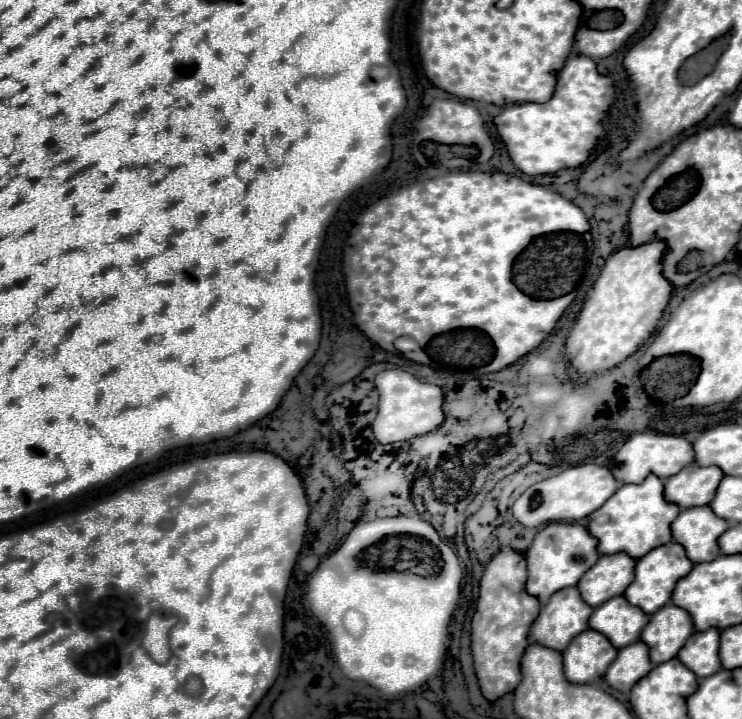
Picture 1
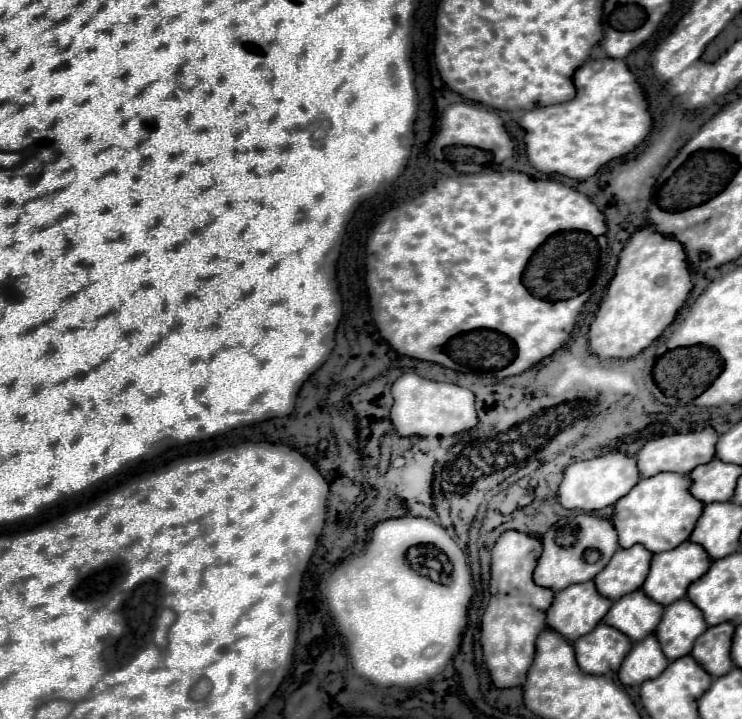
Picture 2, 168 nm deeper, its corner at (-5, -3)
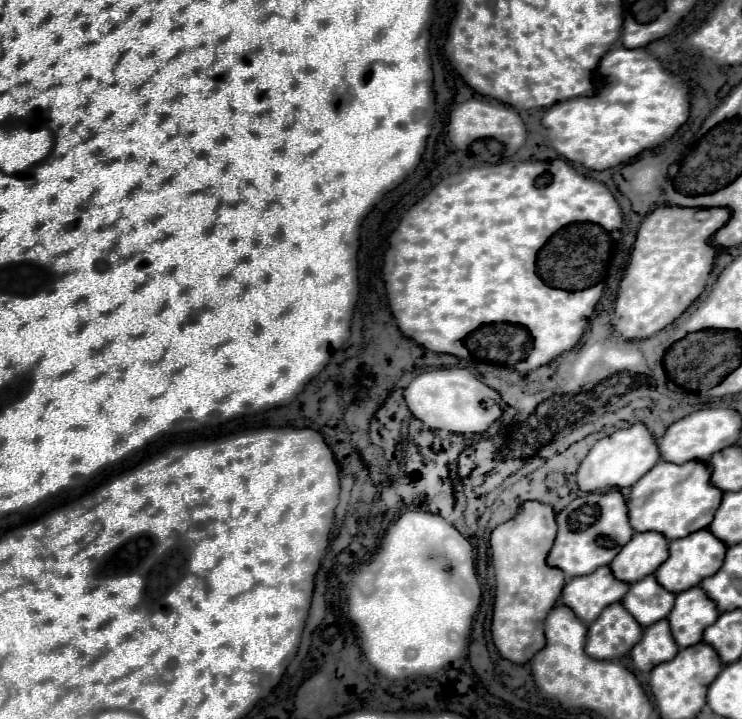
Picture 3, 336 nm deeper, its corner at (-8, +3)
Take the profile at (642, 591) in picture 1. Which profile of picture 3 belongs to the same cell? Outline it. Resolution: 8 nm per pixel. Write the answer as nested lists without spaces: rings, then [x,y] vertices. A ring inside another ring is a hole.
[[[698,530],[698,532],[692,532],[690,536],[682,538],[682,540],[672,540],[670,542],[670,556],[668,560],[656,570],[656,578],[658,582],[678,594],[678,592],[684,592],[686,588],[692,588],[696,584],[700,584],[704,578],[712,576],[714,572],[720,570],[722,562],[724,562],[724,556],[726,556],[726,544],[722,540],[718,540],[710,530]]]

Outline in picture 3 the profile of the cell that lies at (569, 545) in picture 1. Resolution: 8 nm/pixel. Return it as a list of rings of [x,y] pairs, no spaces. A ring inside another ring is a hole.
[[[618,488],[578,496],[562,512],[558,512],[556,520],[558,534],[548,554],[548,564],[562,568],[568,578],[584,576],[600,566],[610,564],[614,556],[624,548],[624,544],[634,536],[634,528],[630,526],[628,518],[628,506]]]

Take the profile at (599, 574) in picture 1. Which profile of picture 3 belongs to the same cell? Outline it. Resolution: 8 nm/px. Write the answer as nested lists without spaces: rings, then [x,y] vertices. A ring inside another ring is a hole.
[[[636,532],[616,554],[610,568],[618,580],[632,584],[648,574],[654,574],[668,556],[666,536],[660,532]]]

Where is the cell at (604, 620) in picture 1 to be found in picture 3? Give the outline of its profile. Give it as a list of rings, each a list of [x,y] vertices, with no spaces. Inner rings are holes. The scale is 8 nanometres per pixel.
[[[654,574],[630,584],[630,590],[622,598],[624,608],[638,620],[640,626],[650,626],[670,614],[676,594],[658,584]]]

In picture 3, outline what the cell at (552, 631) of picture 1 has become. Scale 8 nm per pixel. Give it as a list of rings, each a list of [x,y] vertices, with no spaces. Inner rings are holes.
[[[602,566],[588,576],[578,576],[566,582],[560,602],[570,606],[580,620],[590,624],[606,606],[622,600],[628,588],[628,582],[614,578],[610,566]]]

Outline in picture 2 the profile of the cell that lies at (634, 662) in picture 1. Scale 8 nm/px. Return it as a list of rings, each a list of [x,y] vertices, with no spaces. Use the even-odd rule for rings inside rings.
[[[647,636],[643,642],[633,644],[633,648],[625,656],[617,676],[623,686],[637,686],[645,680],[657,678],[667,668],[667,664],[669,664],[669,660],[663,658],[657,638]]]

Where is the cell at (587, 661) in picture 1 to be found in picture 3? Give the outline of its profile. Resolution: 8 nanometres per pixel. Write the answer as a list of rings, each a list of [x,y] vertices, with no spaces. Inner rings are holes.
[[[610,604],[590,626],[586,652],[598,660],[614,660],[626,656],[642,638],[642,626],[622,606]]]

